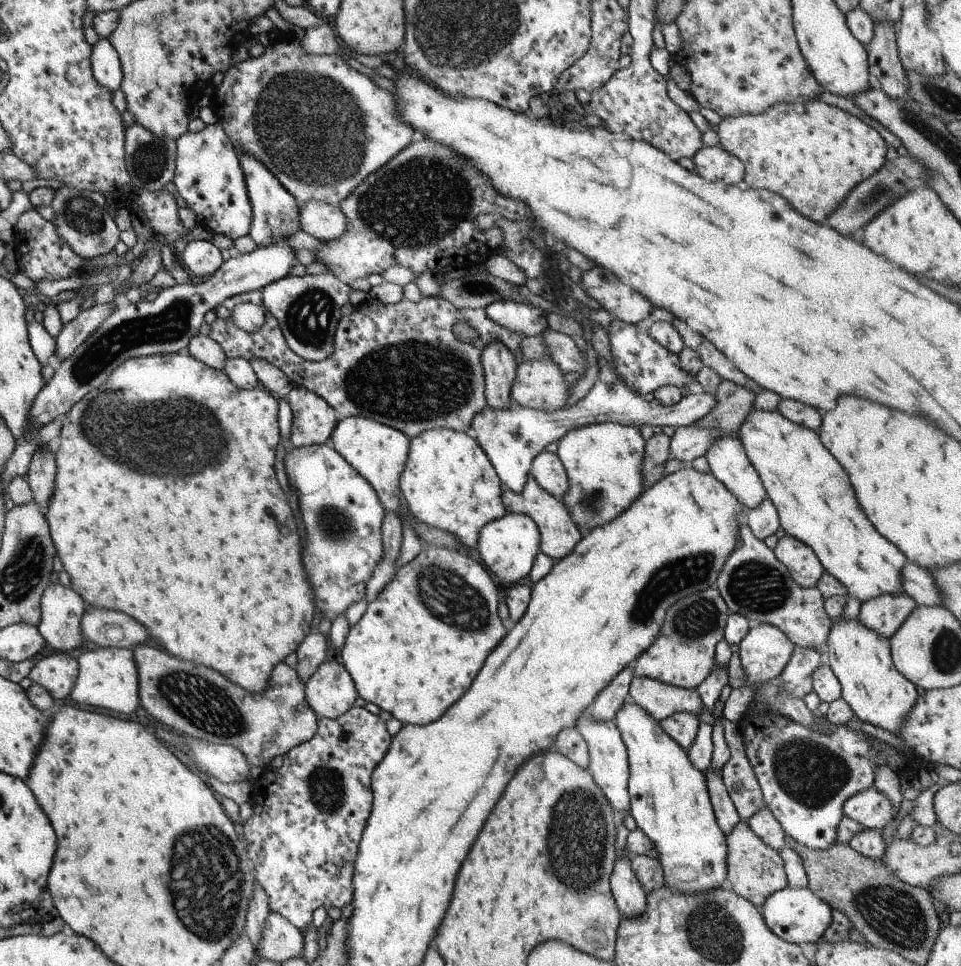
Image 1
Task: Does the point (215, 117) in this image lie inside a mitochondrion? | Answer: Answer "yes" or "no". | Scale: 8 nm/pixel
no

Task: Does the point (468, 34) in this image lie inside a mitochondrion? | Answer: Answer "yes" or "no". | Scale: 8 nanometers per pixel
yes

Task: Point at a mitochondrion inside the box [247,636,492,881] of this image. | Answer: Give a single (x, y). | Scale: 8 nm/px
(326, 789)

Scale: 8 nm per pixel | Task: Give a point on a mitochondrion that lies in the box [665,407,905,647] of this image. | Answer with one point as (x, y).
(756, 586)

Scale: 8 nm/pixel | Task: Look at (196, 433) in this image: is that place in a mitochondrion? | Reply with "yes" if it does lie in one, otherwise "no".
yes

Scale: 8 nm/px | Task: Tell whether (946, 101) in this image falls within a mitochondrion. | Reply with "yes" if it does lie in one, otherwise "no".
yes

